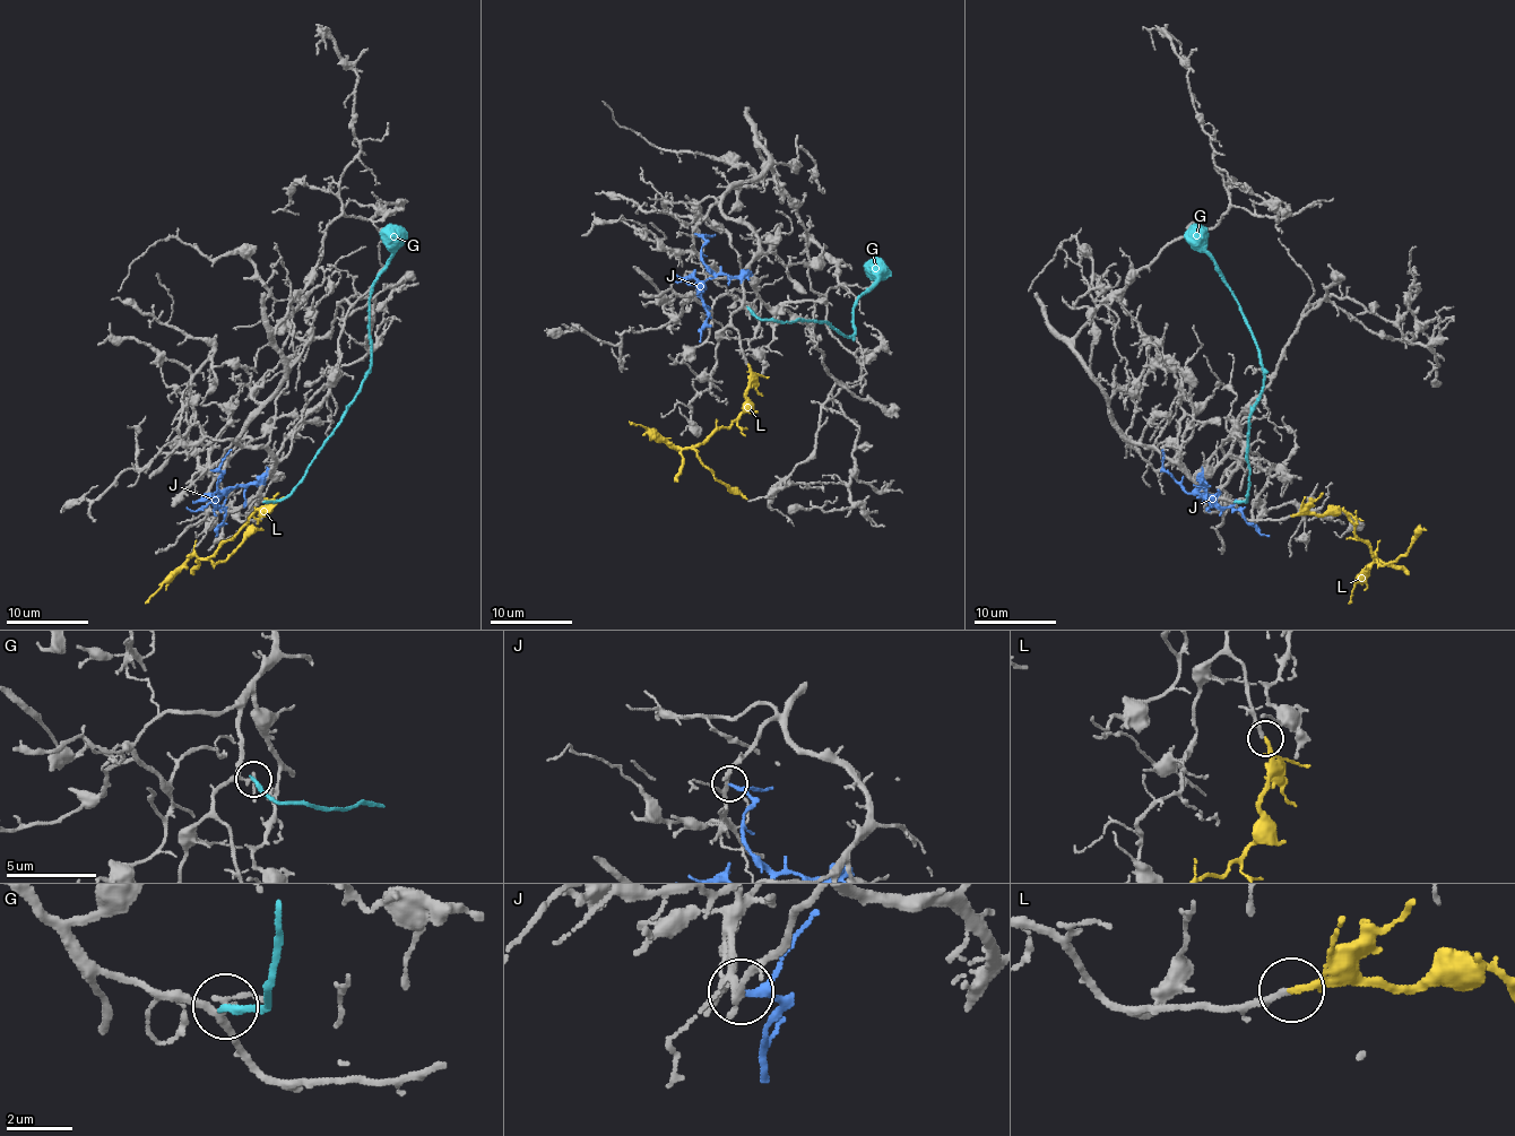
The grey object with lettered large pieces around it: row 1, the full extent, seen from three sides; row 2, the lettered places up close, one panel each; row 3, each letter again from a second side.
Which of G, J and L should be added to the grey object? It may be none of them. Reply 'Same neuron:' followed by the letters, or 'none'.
Same neuron: L

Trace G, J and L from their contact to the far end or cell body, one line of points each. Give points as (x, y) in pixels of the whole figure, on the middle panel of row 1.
G: (750, 308), (760, 319), (824, 320), (849, 337), (855, 332), (853, 306), (875, 282), (877, 275), (874, 267)
J: (695, 234), (704, 240), (704, 260), (712, 275), (702, 289), (702, 304), (708, 319), (700, 341)
L: (747, 364), (750, 389), (742, 416), (729, 426), (717, 428), (690, 449), (677, 449), (630, 422)

